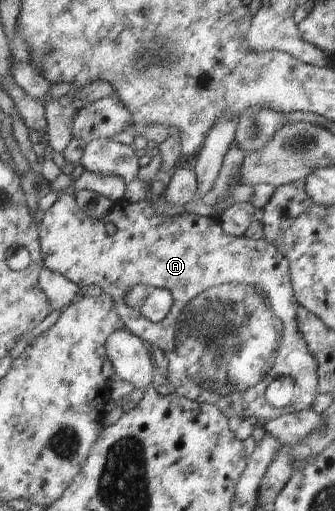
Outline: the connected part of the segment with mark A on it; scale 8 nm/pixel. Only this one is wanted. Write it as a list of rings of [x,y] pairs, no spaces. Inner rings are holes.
[[[65,185],[60,188],[56,202],[45,211],[39,228],[45,266],[83,289],[89,284],[98,285],[111,295],[125,328],[164,352],[168,360],[167,381],[181,397],[216,405],[228,418],[266,420],[307,411],[315,403],[319,395],[318,359],[309,351],[297,323],[297,309],[301,305],[293,289],[289,260],[267,238],[254,240],[227,233],[220,220],[211,216],[155,213],[155,203],[150,196],[140,202],[123,198],[115,202],[105,219],[91,217],[79,207],[74,192]],[[107,223],[115,226],[112,235],[107,233]],[[139,284],[171,291],[174,302],[163,321],[153,323],[136,308],[125,307],[124,293]],[[282,377],[292,379],[299,387],[299,395],[295,403],[276,408],[263,395],[269,385]]]

